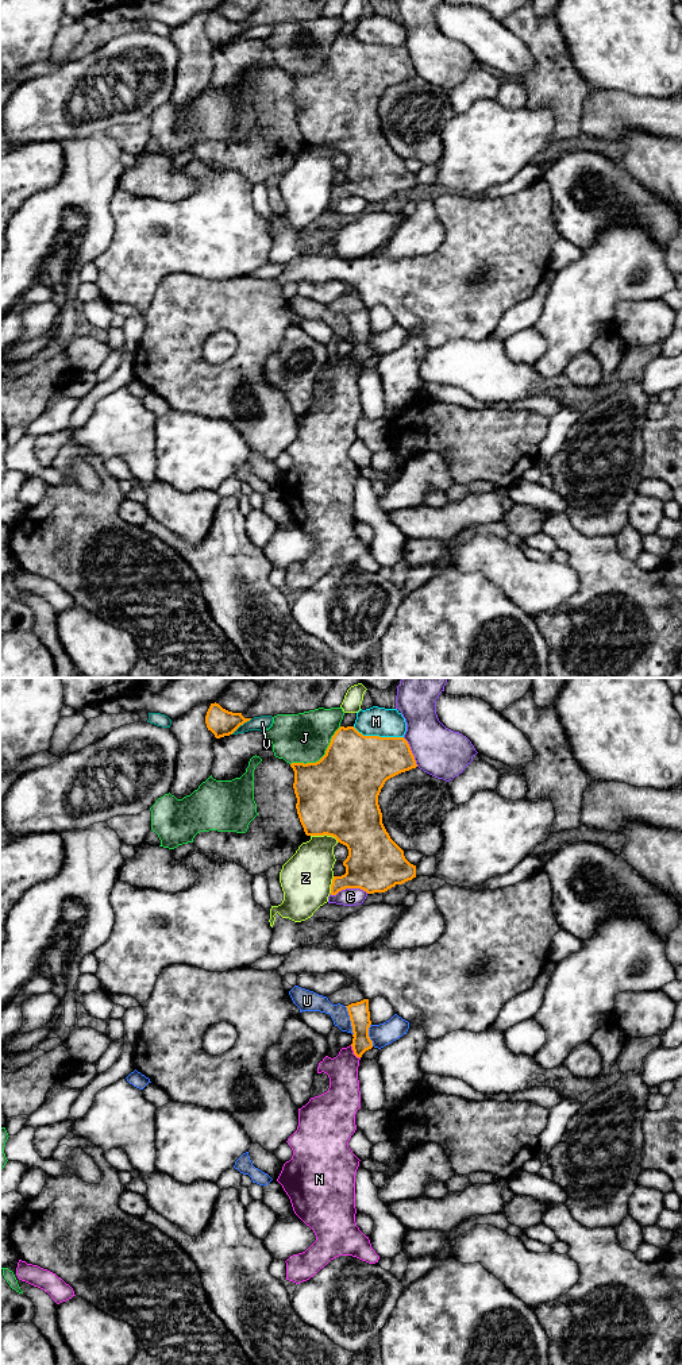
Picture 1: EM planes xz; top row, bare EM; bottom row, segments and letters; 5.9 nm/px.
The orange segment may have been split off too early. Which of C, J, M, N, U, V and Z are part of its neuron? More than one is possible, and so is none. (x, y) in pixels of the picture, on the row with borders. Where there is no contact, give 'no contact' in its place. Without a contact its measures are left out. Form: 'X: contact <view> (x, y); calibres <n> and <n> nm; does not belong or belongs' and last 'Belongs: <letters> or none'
C: contact xz (349, 887); calibres 340 and 110 nm; does not belong
J: contact xz (322, 758); calibres 480 and 300 nm; does not belong
M: contact xz (378, 736); calibres 400 and 180 nm; does not belong
N: contact xz (354, 1052); calibres 130 and 190 nm; does not belong
U: contact xz (350, 1020); calibres 130 and 110 nm; does not belong
V: contact xz (241, 724); calibres 160 and 90 nm; does not belong
Z: contact xz (324, 833); calibres 480 and 280 nm; does not belong
Belongs: none

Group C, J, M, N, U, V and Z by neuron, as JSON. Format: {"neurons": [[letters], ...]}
{"neurons": [["C"], ["J"], ["M"], ["N"], ["U"], ["V"], ["Z"]]}

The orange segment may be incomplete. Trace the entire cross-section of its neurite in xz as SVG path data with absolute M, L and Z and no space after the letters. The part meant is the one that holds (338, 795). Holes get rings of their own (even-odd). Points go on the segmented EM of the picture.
M340 726L331 739L325 755L316 763L292 763L294 771L296 809L307 836L332 836L348 849L343 861L346 874L334 876L331 895L346 888L361 888L367 894L385 892L396 884L416 878L416 865L411 864L404 851L390 838L382 824L378 795L385 782L401 772L416 768L416 760L404 737L363 736L354 726Z

